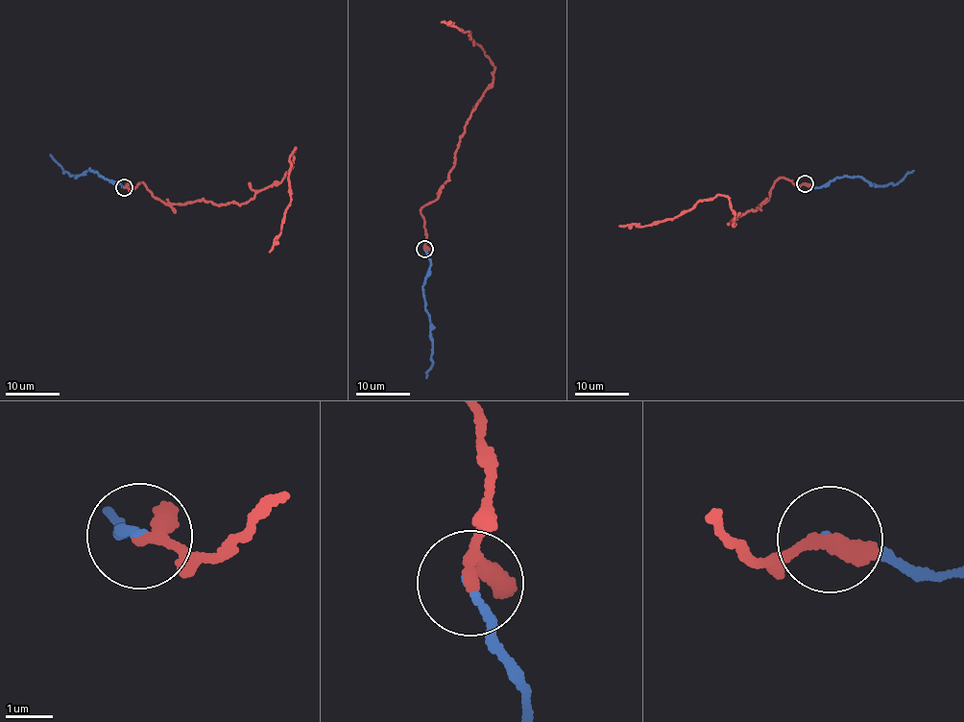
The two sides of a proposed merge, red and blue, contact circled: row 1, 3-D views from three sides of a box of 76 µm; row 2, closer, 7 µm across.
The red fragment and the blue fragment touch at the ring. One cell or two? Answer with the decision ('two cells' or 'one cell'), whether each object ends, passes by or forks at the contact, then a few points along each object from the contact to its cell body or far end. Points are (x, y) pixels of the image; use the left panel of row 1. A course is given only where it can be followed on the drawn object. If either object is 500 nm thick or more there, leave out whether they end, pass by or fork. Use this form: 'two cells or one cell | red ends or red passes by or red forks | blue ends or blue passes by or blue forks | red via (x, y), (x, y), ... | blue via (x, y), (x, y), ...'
one cell | red passes by | blue ends | red via (124, 186), (143, 182), (170, 205), (240, 204), (282, 180), (295, 149), (291, 197), (269, 252) | blue via (124, 186), (89, 168), (71, 175), (61, 169), (51, 154)

